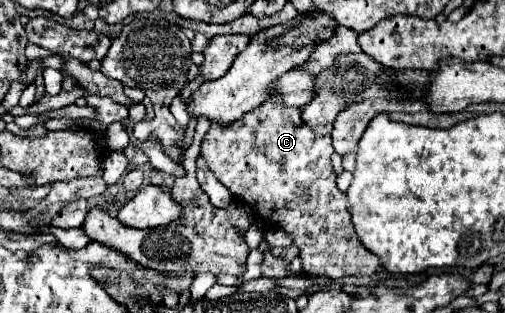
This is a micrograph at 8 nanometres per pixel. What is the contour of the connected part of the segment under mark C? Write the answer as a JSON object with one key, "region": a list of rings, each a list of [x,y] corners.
{"region":[[[275,94],[269,98],[269,102],[263,102],[257,106],[257,110],[251,110],[233,124],[211,124],[209,132],[205,134],[201,154],[209,170],[235,196],[235,200],[247,204],[253,210],[257,222],[261,222],[265,228],[281,228],[293,238],[293,244],[299,248],[303,272],[335,280],[345,276],[371,276],[379,270],[377,254],[369,252],[361,244],[353,228],[351,214],[347,210],[347,194],[337,188],[337,174],[331,166],[331,136],[317,136],[303,122],[301,108],[287,106],[281,94]]]}

